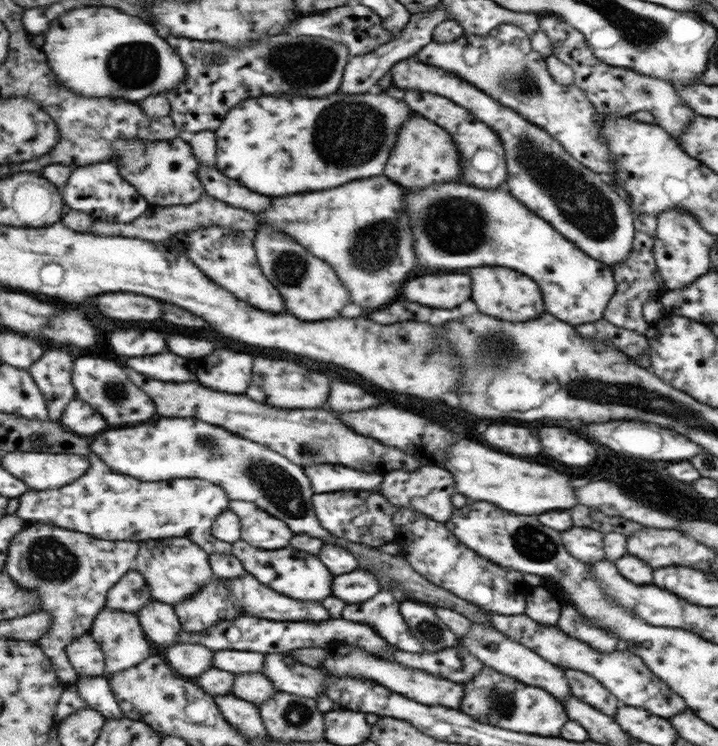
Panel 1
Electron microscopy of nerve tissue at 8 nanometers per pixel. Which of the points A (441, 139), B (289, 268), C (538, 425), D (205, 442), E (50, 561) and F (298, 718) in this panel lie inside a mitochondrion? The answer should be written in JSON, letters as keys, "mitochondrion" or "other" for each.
{"A":"other","B":"mitochondrion","C":"other","D":"mitochondrion","E":"mitochondrion","F":"mitochondrion"}

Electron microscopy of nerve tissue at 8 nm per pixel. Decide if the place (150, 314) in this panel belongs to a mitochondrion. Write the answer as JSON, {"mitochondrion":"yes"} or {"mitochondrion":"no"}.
{"mitochondrion":"no"}

